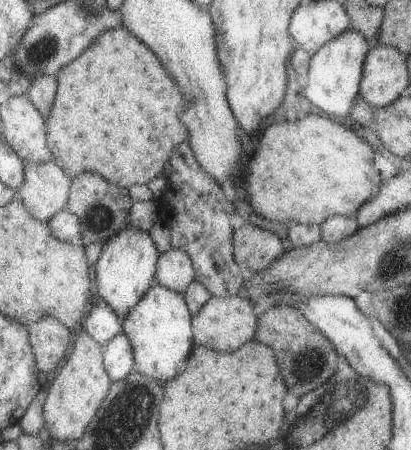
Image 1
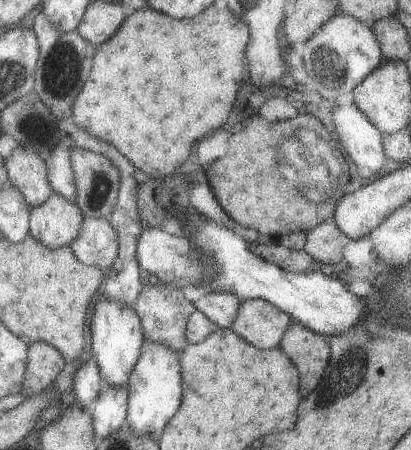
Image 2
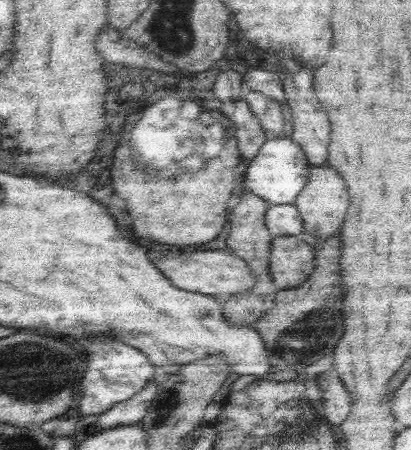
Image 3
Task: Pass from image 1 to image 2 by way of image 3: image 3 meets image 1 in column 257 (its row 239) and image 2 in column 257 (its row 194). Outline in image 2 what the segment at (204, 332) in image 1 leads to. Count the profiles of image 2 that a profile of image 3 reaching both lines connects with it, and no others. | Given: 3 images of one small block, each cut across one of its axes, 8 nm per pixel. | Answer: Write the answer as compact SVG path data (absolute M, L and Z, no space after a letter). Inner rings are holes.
M245 300L239 302L229 332L235 332L255 348L275 350L285 330L291 328L291 316L281 312L267 300Z

